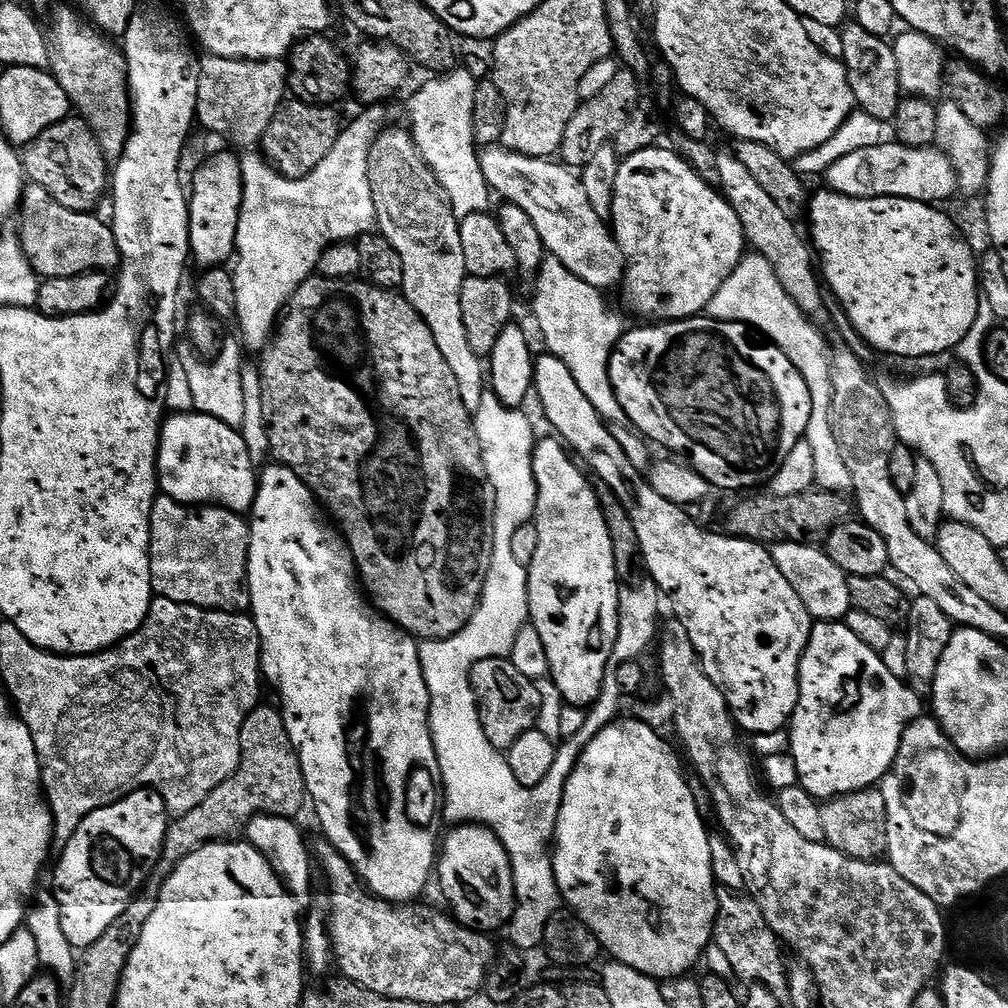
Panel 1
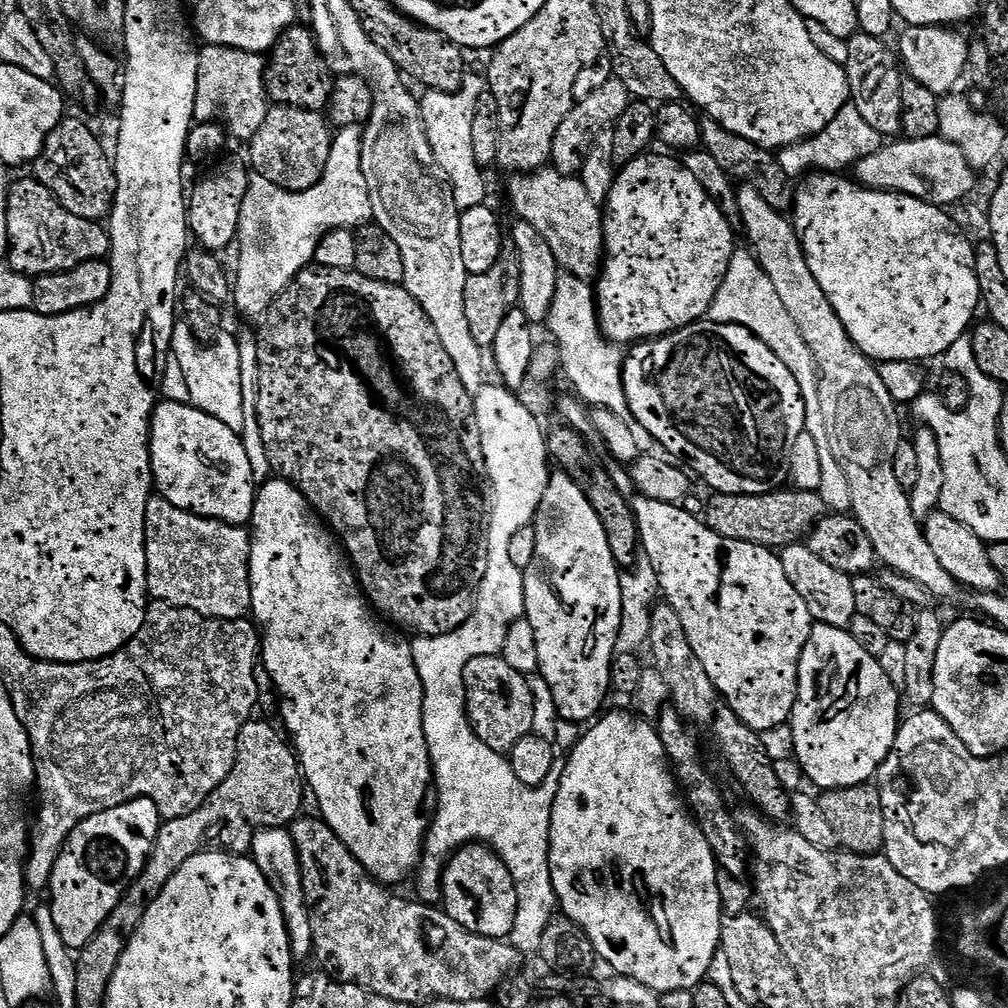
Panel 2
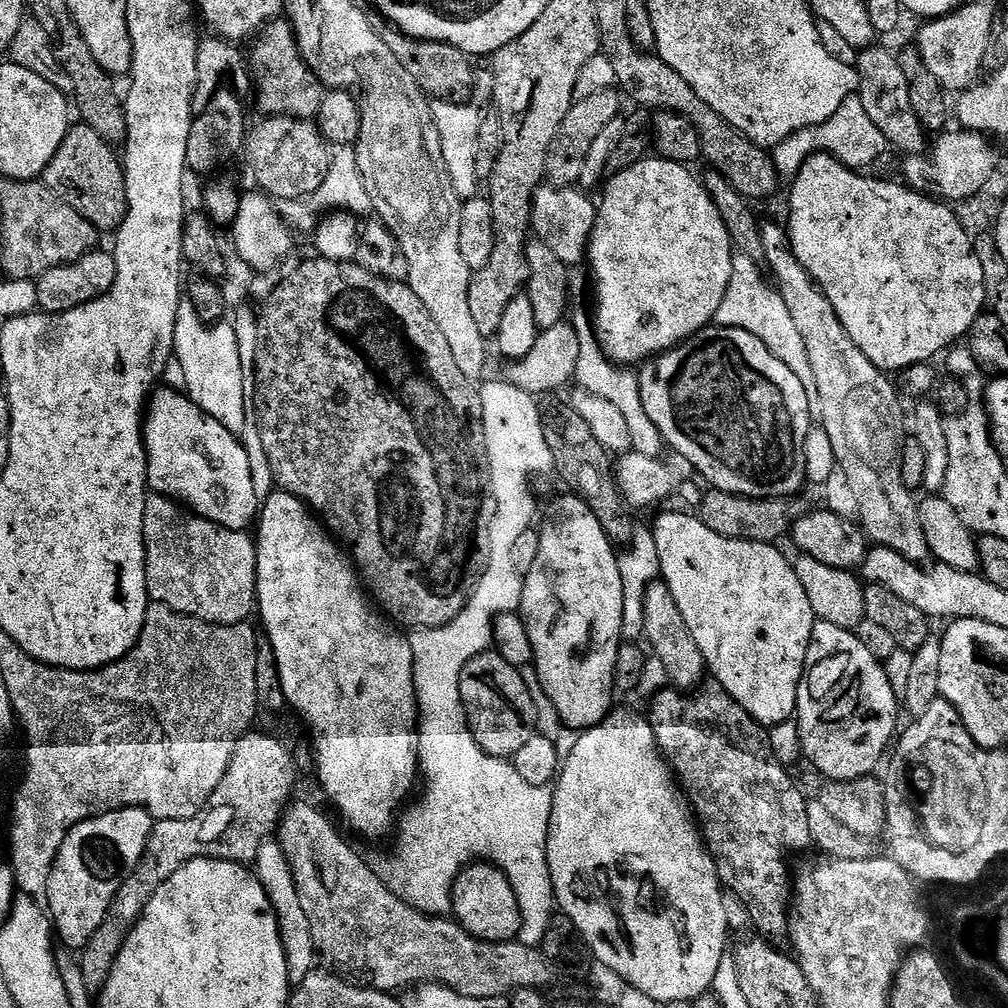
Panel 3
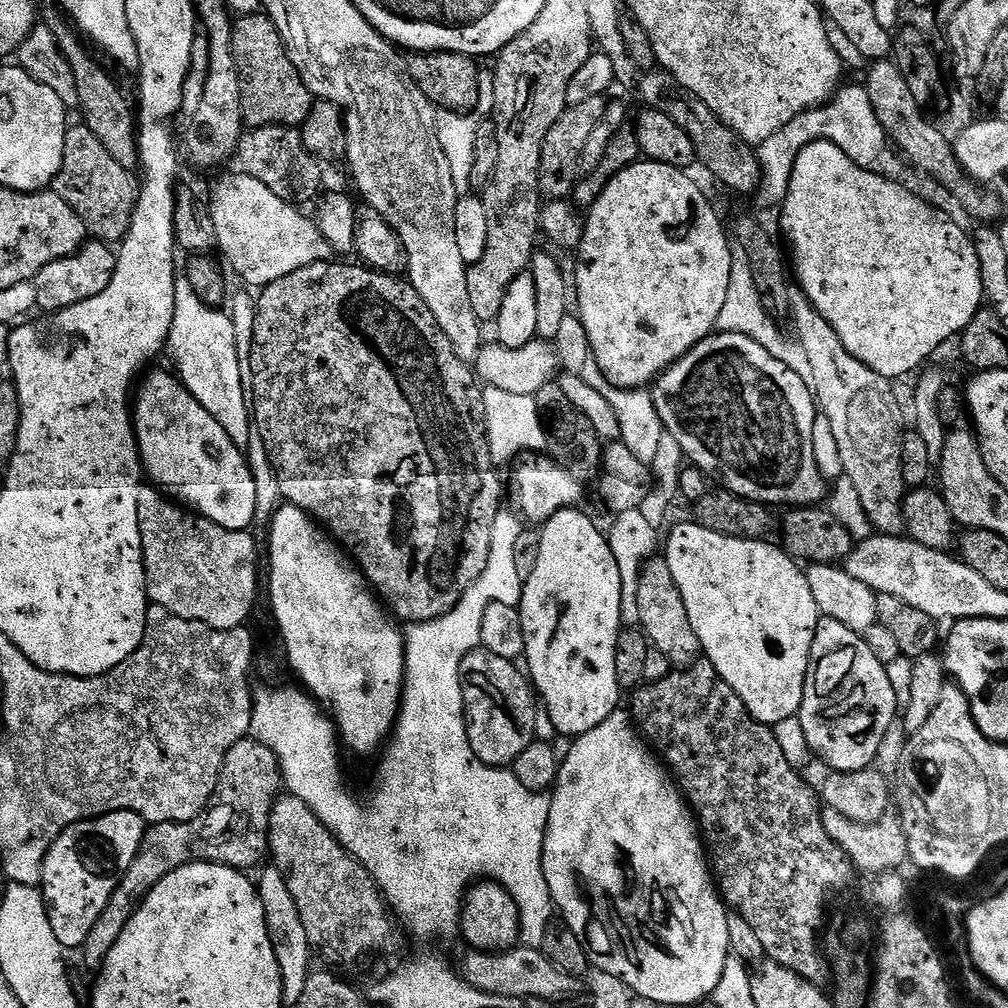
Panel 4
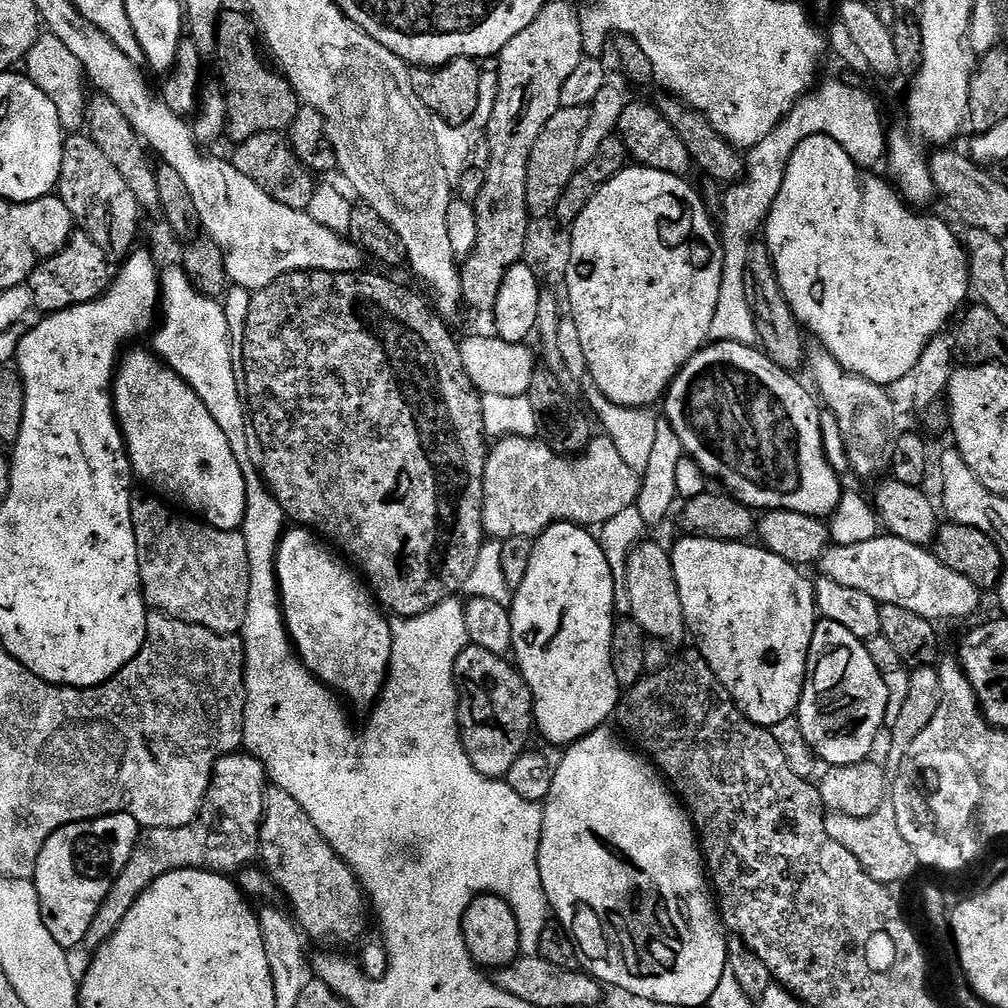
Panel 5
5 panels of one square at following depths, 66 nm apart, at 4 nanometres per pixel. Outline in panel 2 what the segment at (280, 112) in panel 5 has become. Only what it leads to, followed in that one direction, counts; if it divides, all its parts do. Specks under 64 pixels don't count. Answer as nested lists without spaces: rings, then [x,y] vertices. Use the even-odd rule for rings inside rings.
[[[293,26],[285,30],[266,60],[266,79],[268,98],[273,105],[288,104],[292,108],[301,108],[311,112],[324,112],[332,100],[334,73],[328,69],[328,63],[320,55],[311,27]]]

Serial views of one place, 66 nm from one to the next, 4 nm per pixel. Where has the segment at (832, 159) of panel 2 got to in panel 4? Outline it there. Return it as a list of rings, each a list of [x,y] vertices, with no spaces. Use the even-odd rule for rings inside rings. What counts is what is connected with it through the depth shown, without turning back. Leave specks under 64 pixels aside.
[[[859,83],[852,84],[849,88],[841,87],[827,104],[798,114],[794,122],[786,122],[786,126],[782,126],[778,134],[773,134],[771,138],[766,138],[766,142],[758,145],[760,186],[754,193],[754,199],[762,207],[768,208],[771,204],[783,205],[784,199],[788,197],[794,162],[800,151],[815,140],[834,142],[834,146],[838,146],[838,150],[842,150],[842,154],[846,154],[858,166],[875,169],[880,155],[884,152],[886,137],[882,130],[882,122],[878,122],[878,116],[870,106],[866,89]]]

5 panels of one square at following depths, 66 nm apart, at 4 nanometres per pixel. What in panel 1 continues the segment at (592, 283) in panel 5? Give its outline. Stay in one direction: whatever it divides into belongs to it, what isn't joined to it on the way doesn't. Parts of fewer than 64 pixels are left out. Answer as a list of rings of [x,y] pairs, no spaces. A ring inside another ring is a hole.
[[[658,146],[621,159],[610,227],[626,261],[623,283],[628,284],[632,308],[644,316],[652,316],[648,318],[656,322],[688,320],[707,313],[710,298],[722,290],[722,282],[734,274],[746,255],[744,227],[730,202],[713,185],[694,174],[678,154]]]

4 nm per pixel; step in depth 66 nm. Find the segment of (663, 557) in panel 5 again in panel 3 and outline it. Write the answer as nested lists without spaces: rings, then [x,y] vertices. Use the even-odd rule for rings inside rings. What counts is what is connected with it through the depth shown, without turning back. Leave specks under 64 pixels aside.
[[[657,578],[649,584],[644,599],[644,614],[646,626],[643,639],[648,640],[647,647],[650,649],[651,655],[662,660],[663,665],[666,666],[669,681],[677,689],[695,689],[706,676],[702,650],[698,650],[698,642],[694,642],[690,630],[686,630],[686,621],[682,619],[682,610],[678,610],[678,602],[674,602],[674,594],[670,594],[670,586],[666,586],[663,579]]]

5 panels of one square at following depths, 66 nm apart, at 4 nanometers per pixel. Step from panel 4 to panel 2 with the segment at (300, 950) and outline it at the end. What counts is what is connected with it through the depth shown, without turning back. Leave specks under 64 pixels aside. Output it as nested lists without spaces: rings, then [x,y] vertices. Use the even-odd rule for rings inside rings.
[[[263,828],[261,832],[256,833],[250,855],[258,868],[262,870],[262,874],[266,874],[266,882],[270,882],[270,886],[282,906],[282,914],[290,934],[293,961],[300,962],[307,956],[309,959],[313,955],[314,930],[310,930],[310,910],[306,902],[306,890],[302,890],[302,870],[291,831],[288,828]]]

